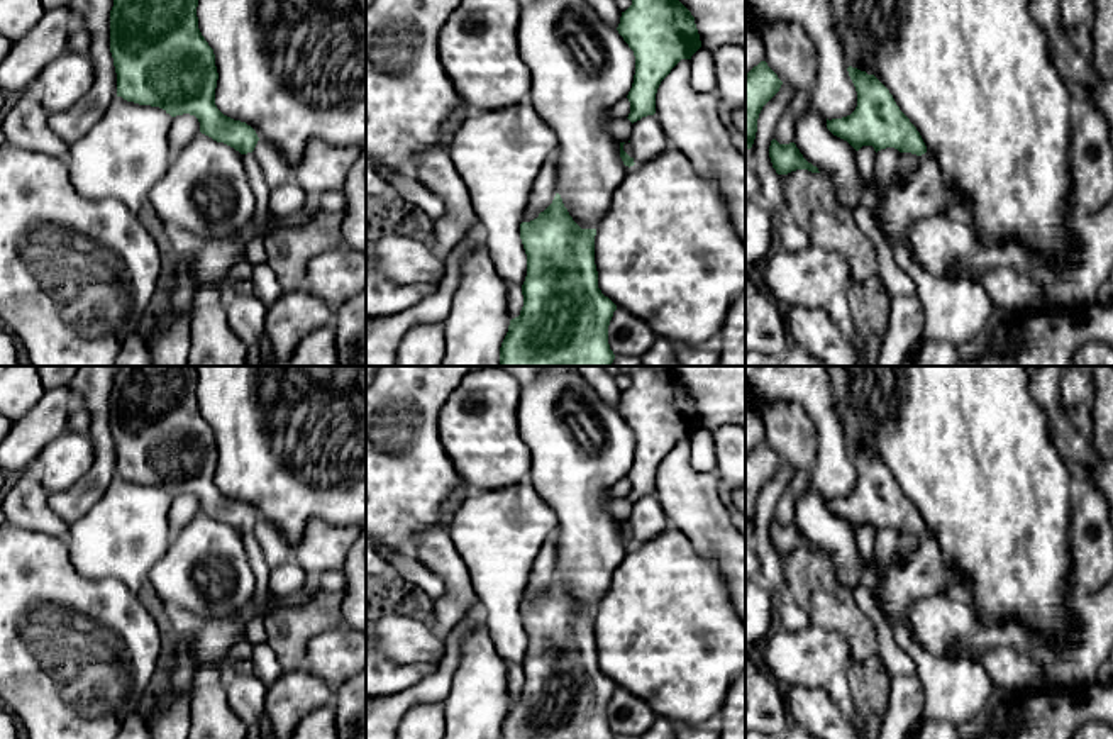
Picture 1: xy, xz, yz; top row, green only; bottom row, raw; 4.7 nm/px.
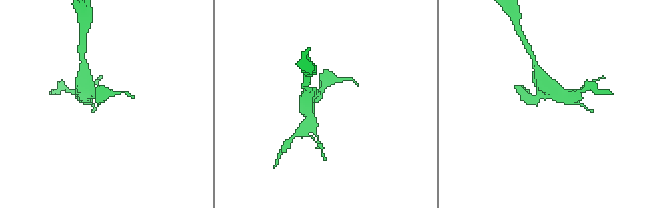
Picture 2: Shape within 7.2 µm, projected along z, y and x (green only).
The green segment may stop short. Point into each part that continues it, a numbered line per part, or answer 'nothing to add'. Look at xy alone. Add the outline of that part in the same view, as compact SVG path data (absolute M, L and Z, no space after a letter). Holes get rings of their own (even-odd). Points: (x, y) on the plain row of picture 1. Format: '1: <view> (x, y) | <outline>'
1: xy (256, 633) | M254 532L242 534L242 544L256 578L256 590L251 600L251 605L254 607L254 617L251 619L246 632L246 639L254 647L257 644L268 642L268 632L261 612L266 598L269 597L268 581L271 566L268 564Z

